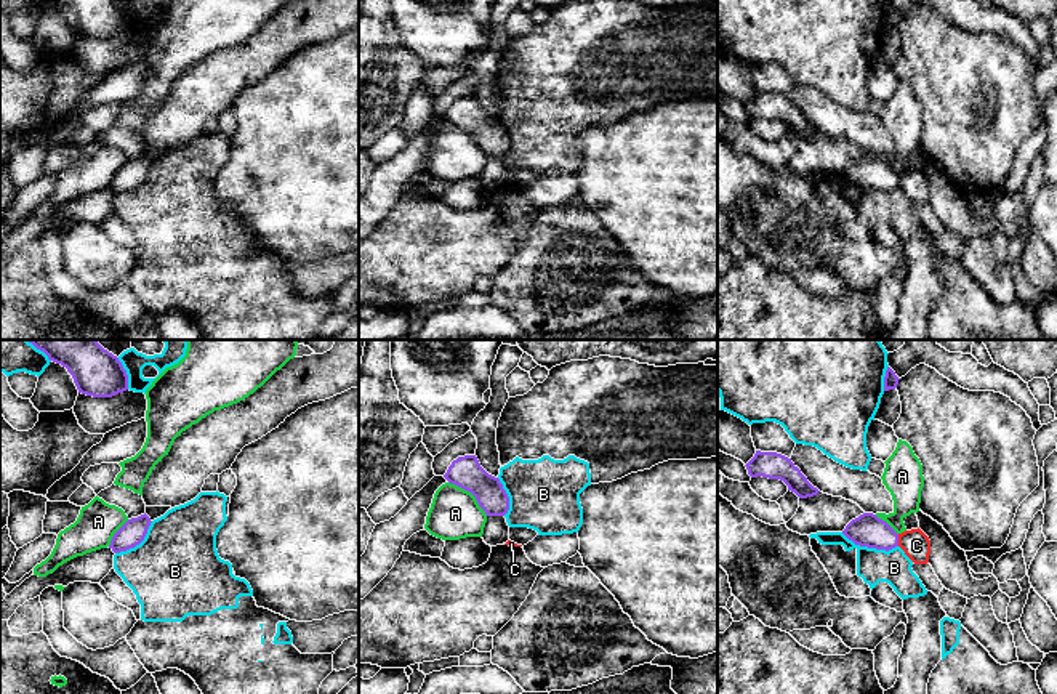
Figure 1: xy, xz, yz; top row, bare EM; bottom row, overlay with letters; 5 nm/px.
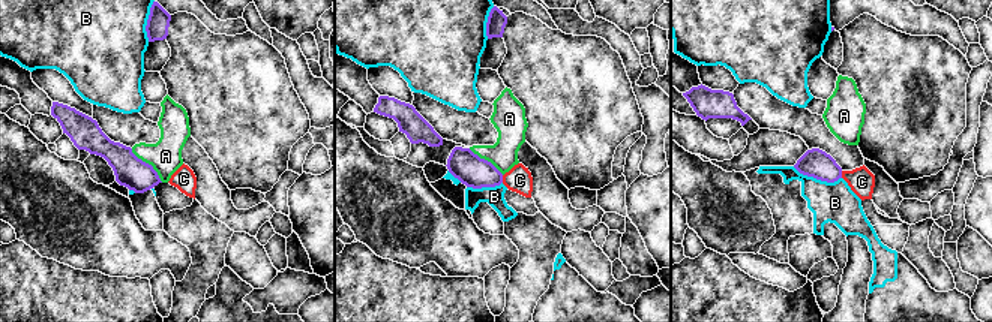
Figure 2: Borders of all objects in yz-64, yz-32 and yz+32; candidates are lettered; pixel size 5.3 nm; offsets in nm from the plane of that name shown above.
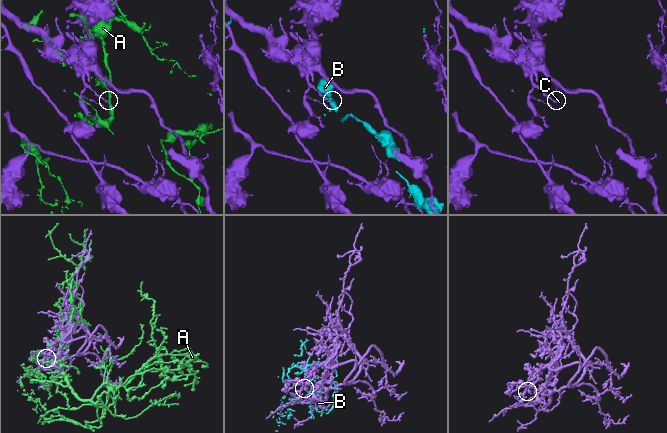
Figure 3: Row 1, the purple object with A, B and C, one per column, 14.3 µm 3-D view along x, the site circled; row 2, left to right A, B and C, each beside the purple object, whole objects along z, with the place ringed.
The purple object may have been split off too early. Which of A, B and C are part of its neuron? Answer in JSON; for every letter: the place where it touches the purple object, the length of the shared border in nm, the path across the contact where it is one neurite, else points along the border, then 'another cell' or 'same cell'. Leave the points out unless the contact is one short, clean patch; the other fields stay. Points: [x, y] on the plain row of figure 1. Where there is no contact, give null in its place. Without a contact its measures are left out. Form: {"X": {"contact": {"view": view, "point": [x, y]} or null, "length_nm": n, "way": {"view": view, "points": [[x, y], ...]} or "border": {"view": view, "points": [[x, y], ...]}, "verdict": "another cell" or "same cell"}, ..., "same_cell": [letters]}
{"A": {"contact": {"view": "xz", "point": [471, 133]}, "length_nm": 260, "verdict": "another cell"}, "B": {"contact": {"view": "yz", "point": [870, 188]}, "length_nm": 300, "verdict": "another cell"}, "C": {"contact": {"view": "yz", "point": [897, 181]}, "length_nm": 60, "border": {"view": "yz", "points": [[897, 175], [899, 186]]}, "verdict": "another cell"}, "same_cell": []}

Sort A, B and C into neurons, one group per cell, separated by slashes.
A / B / C

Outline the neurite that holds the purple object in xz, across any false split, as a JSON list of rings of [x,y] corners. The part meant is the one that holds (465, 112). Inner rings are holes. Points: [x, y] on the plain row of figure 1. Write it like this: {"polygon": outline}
{"polygon": [[[476,96],[458,98],[452,103],[444,119],[471,133],[487,157],[504,157],[509,138],[498,119],[488,115]]]}

